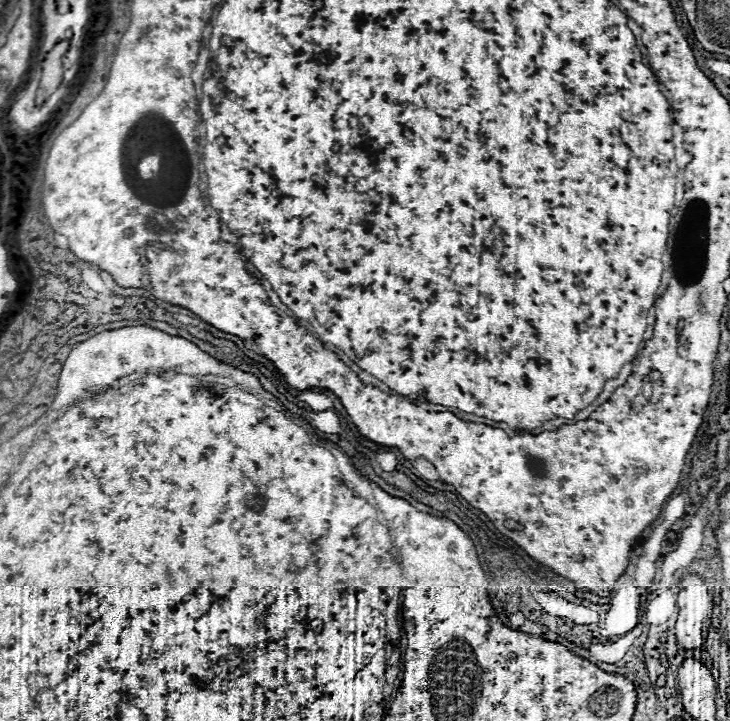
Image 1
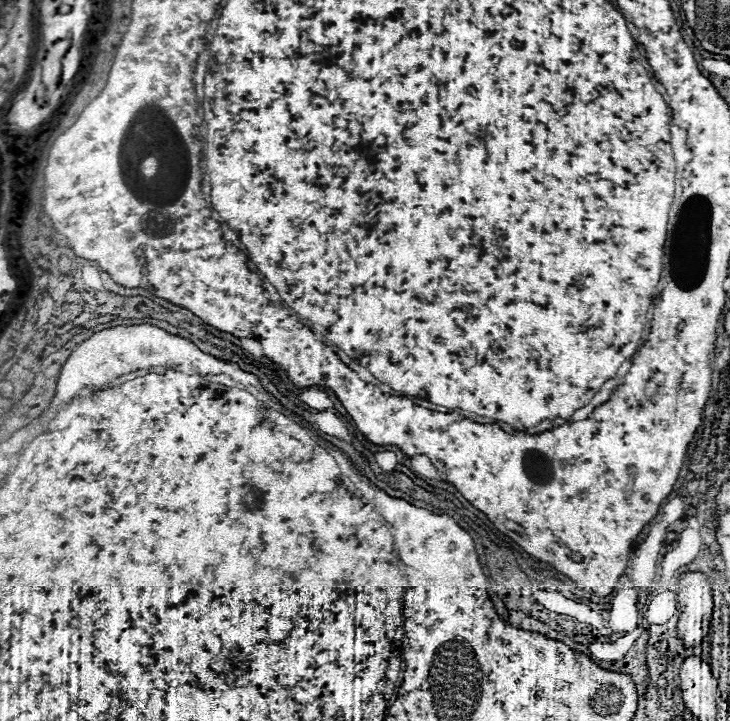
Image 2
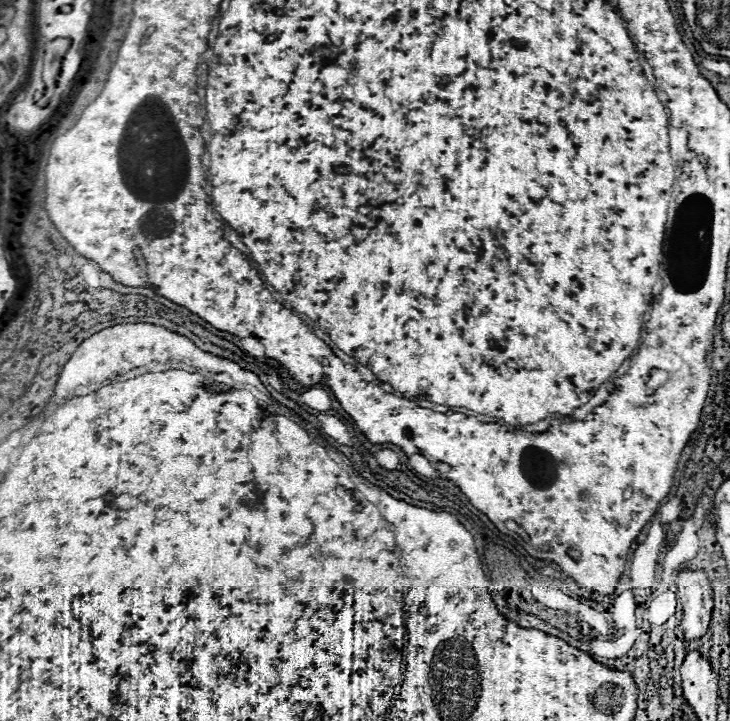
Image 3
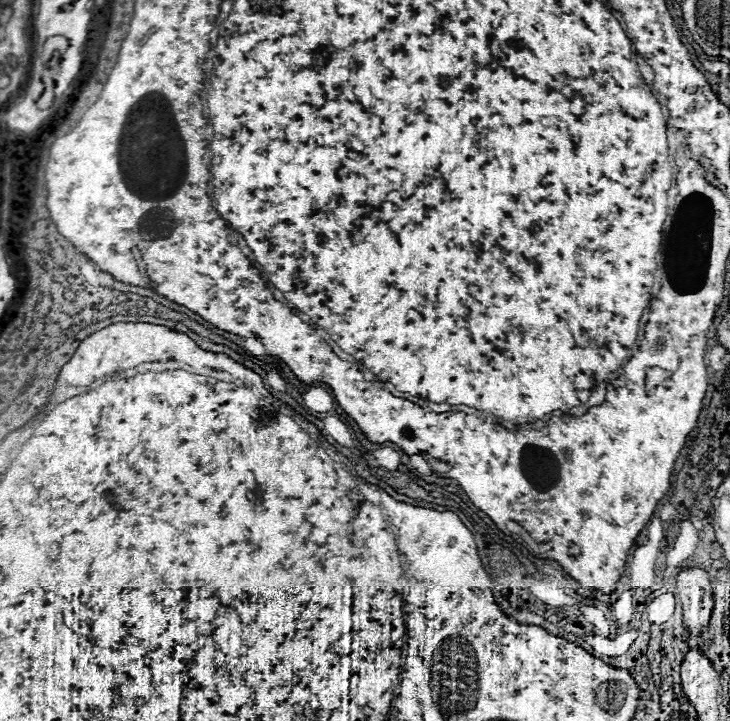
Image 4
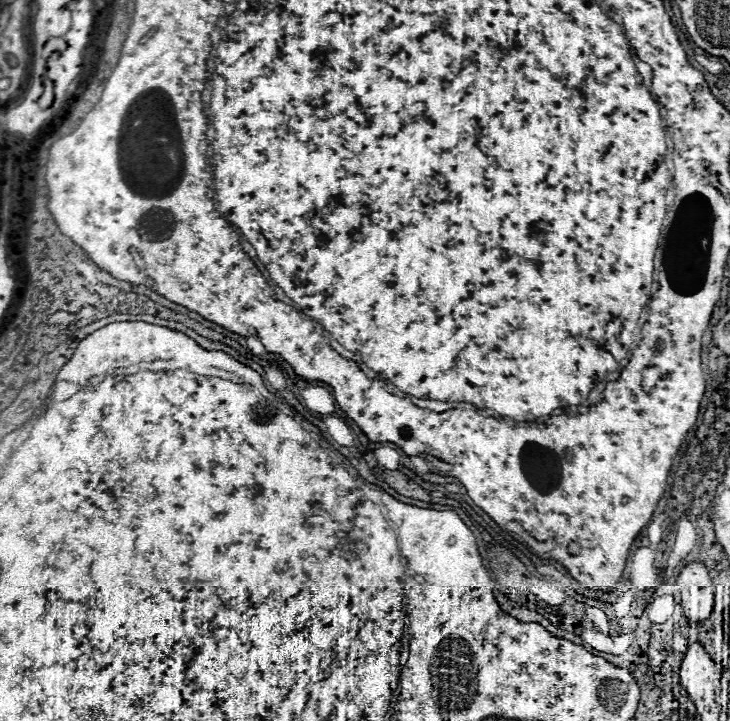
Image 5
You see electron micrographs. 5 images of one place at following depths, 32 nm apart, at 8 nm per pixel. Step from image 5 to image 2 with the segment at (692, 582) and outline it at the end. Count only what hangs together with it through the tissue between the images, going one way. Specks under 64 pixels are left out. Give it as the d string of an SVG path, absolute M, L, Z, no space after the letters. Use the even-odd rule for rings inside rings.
M684 574L678 582L678 638L684 648L698 646L708 634L712 618L712 590L702 574Z

